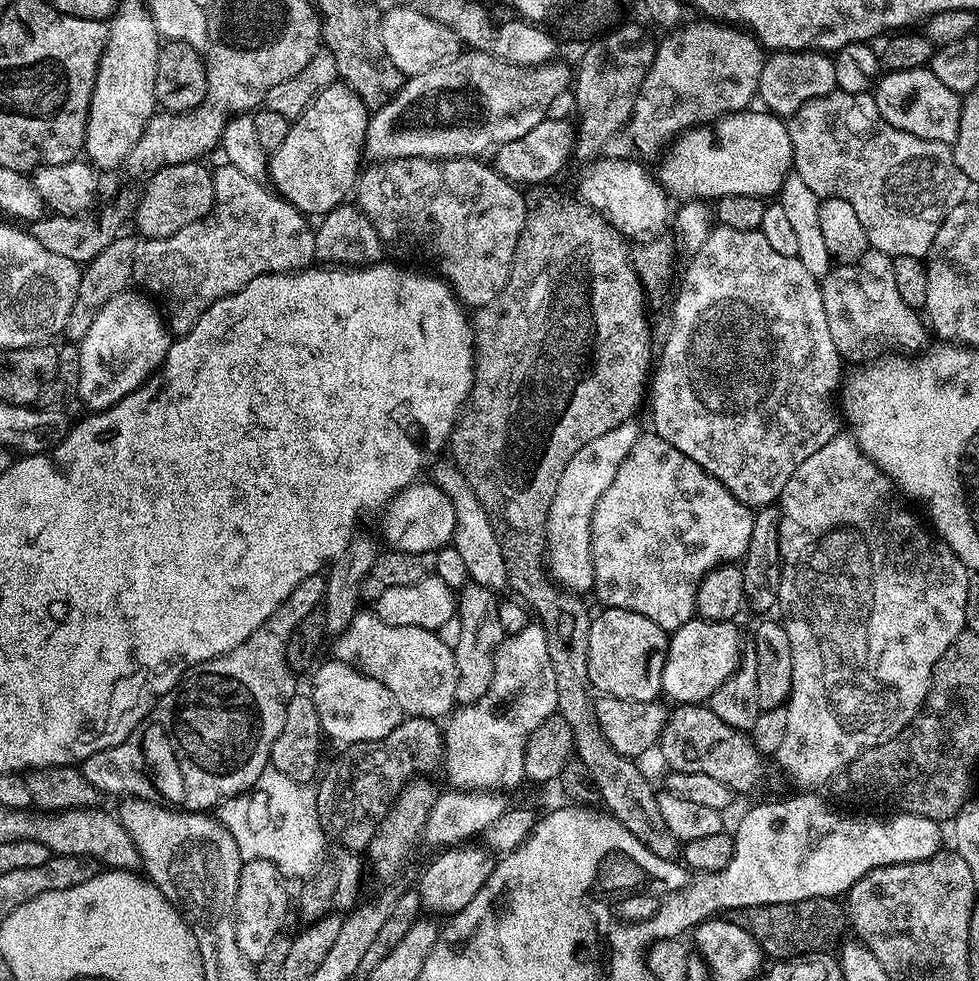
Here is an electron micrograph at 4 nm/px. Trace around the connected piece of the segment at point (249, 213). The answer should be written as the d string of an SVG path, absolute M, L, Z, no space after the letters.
M231 166L223 167L211 173L212 211L203 220L192 222L178 230L178 234L170 234L166 238L145 239L136 249L132 280L140 283L137 285L159 305L167 327L177 337L185 336L210 305L238 291L254 278L298 272L309 267L314 260L314 228L309 217L273 194L261 181L252 180Z

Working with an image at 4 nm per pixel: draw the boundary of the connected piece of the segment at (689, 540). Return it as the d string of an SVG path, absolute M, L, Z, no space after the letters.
M641 434L634 442L630 454L618 466L618 472L614 474L614 480L610 486L606 486L606 492L594 506L592 515L592 565L594 566L594 596L601 600L604 608L621 608L630 610L634 614L642 614L650 618L650 622L658 622L665 632L671 634L680 629L683 624L690 622L696 615L696 595L700 581L714 568L722 564L743 561L746 550L750 546L750 530L754 530L752 521L754 512L747 504L741 502L737 496L730 494L730 490L722 482L718 482L698 462L686 458L682 450L674 450L670 442L655 434Z

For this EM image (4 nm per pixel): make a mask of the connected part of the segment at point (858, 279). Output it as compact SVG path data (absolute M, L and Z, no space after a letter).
M869 250L856 264L837 263L820 280L820 293L822 306L826 306L830 334L837 348L860 348L871 340L881 340L896 348L920 350L925 347L925 321L920 321L914 309L902 302L898 285L894 283L892 257L885 252Z

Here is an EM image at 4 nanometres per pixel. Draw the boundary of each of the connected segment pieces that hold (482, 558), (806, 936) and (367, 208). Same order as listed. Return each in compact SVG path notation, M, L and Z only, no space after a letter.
M459 470L452 472L440 472L434 476L435 483L446 493L454 506L454 516L456 525L452 535L451 547L458 550L458 555L462 562L466 562L468 579L471 583L480 584L483 588L502 590L508 588L508 571L506 562L503 561L501 547L494 536L491 528L488 511L480 505L480 499L474 494L474 490L464 480L464 476Z
M815 896L798 902L763 904L753 908L733 908L730 919L746 930L763 949L765 957L773 961L788 960L807 952L823 952L846 932L846 908L839 899Z
M425 156L385 160L368 166L372 168L365 167L354 187L354 203L366 214L385 249L392 251L393 248L404 256L425 260L430 267L437 268L432 270L443 277L456 299L473 309L491 302L508 281L512 257L516 254L516 240L526 219L521 189L504 179L494 167L480 163L484 162L476 158L428 160Z

